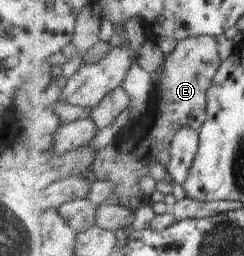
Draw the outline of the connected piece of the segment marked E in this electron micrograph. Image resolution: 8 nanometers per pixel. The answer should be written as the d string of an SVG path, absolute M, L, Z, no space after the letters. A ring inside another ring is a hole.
M213 36L185 38L179 42L177 49L171 55L166 56L166 62L159 71L161 72L160 84L151 96L146 115L141 120L137 120L133 130L124 130L117 135L113 143L98 153L92 165L91 176L94 180L114 181L118 202L127 204L128 199L137 197L141 193L141 177L151 175L152 163L155 160L168 167L168 163L172 160L172 141L183 126L191 126L198 132L202 130L208 118L208 93L213 87L213 80L216 79L222 63L220 39Z

